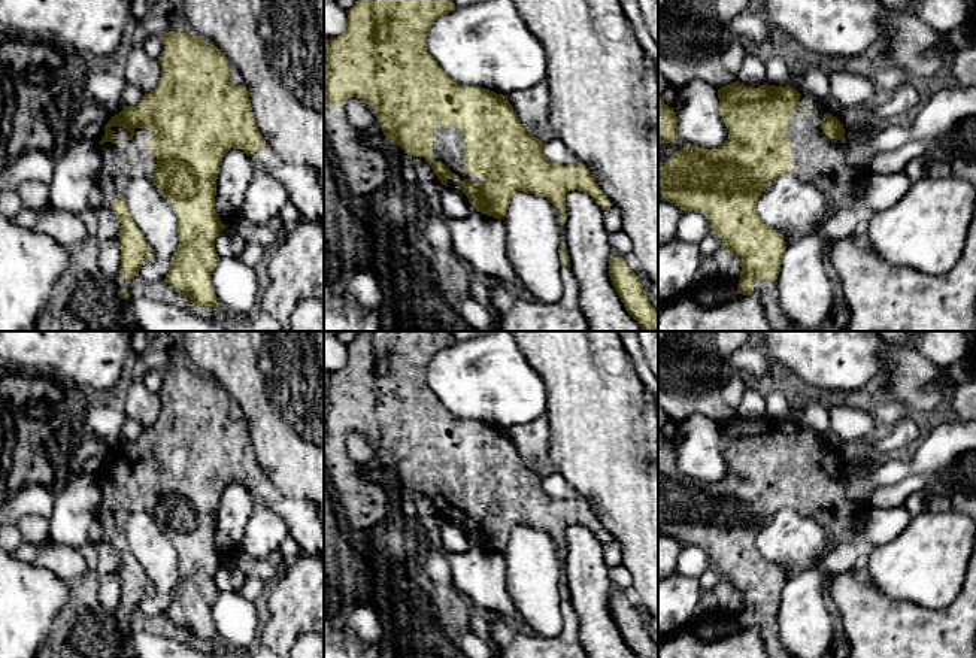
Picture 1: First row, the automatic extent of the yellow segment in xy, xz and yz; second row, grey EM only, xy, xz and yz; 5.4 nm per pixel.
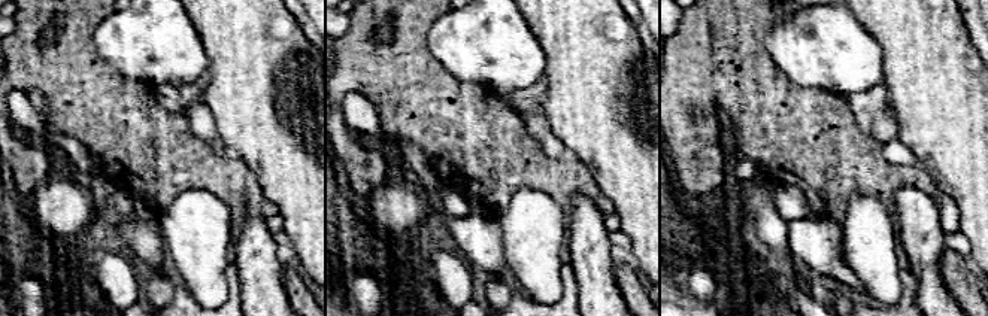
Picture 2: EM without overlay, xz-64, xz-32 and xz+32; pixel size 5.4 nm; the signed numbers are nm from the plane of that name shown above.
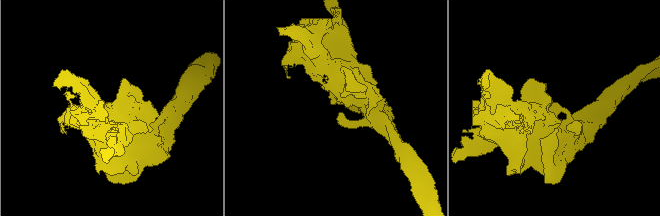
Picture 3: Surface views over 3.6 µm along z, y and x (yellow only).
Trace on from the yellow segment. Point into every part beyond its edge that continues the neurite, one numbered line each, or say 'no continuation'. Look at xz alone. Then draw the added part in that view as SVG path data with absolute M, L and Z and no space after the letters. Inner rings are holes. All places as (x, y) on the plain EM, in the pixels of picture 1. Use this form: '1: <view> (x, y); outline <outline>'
1: xz (448, 478); outline M439 458L433 461L433 488L430 492L434 495L442 495L452 507L458 509L458 513L448 513L448 521L460 521L464 513L470 516L485 516L476 510L473 506L469 506L466 510L464 506L464 471L458 463L445 463Z
2: xz (364, 493); outline M340 437L324 443L324 464L354 534L367 534L392 515L394 494L378 455L373 463L357 463Z

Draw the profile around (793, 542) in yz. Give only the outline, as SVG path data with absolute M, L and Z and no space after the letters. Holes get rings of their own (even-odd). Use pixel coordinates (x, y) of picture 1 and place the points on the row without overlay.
M785 506L761 527L757 548L766 560L778 564L789 580L824 563L819 551L827 540L816 519L801 516L791 506Z

